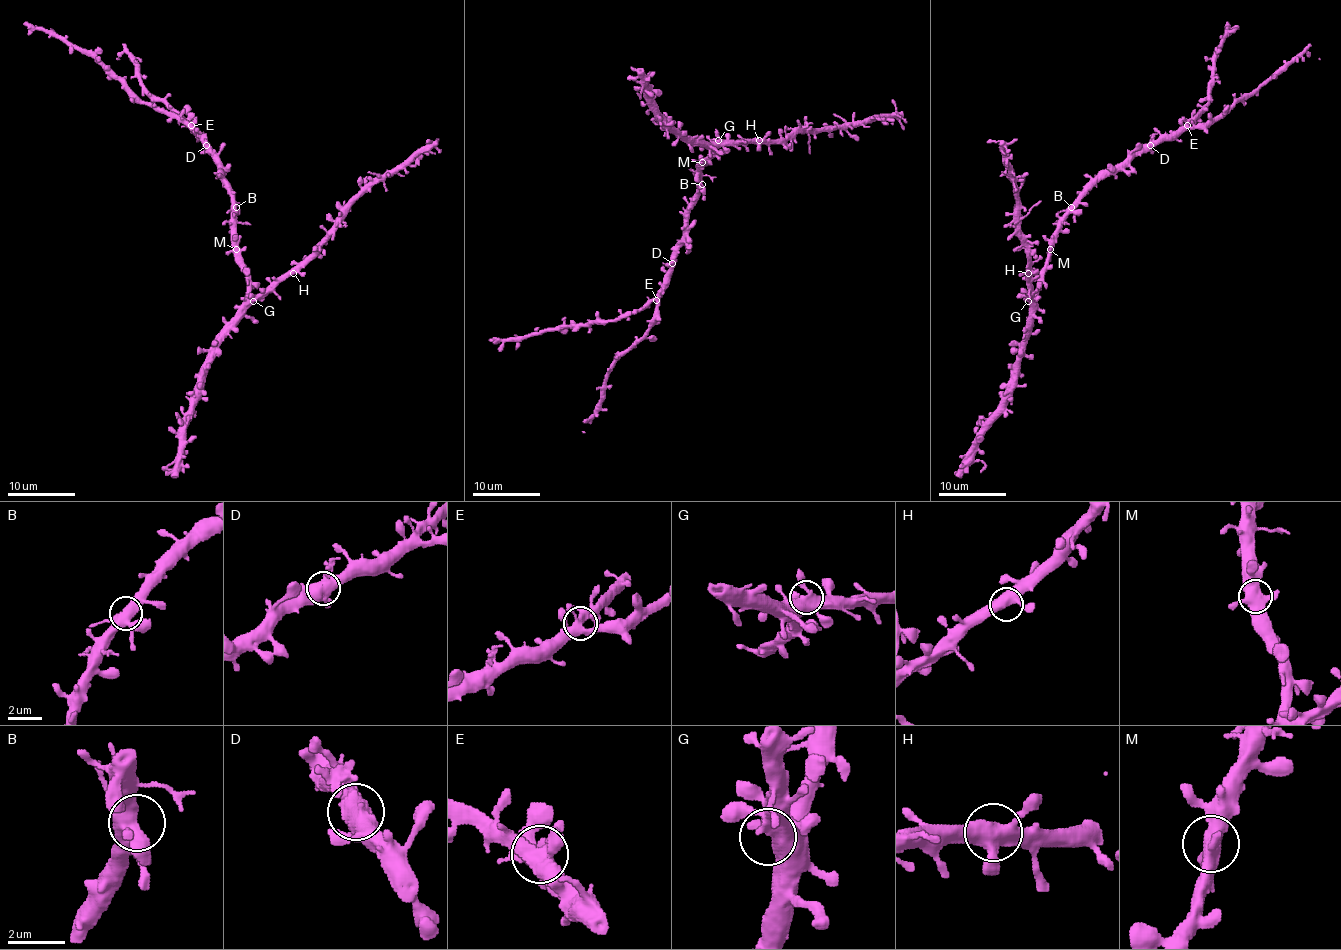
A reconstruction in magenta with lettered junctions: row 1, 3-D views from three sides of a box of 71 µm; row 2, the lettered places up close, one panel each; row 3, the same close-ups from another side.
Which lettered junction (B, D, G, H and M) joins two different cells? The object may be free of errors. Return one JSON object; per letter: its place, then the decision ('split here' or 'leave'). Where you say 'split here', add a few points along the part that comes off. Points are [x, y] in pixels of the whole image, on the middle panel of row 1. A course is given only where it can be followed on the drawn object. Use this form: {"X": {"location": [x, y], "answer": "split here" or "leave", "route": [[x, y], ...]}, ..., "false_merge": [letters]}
{"B": {"location": [702, 184], "answer": "leave"}, "D": {"location": [672, 263], "answer": "leave"}, "G": {"location": [718, 140], "answer": "leave"}, "H": {"location": [759, 140], "answer": "leave"}, "M": {"location": [702, 162], "answer": "leave"}, "false_merge": []}

